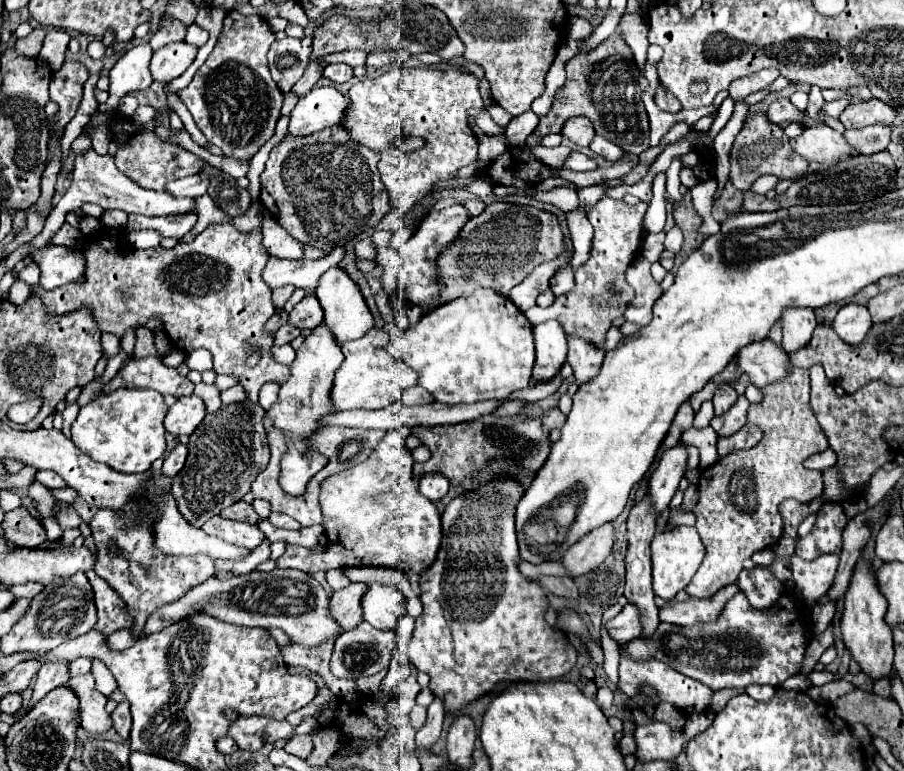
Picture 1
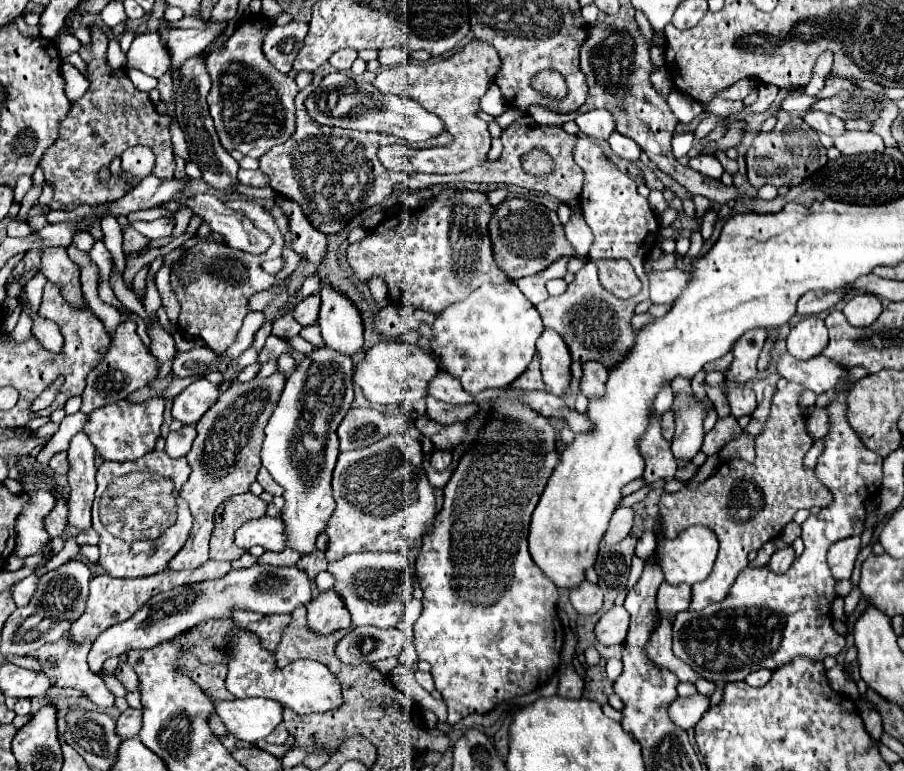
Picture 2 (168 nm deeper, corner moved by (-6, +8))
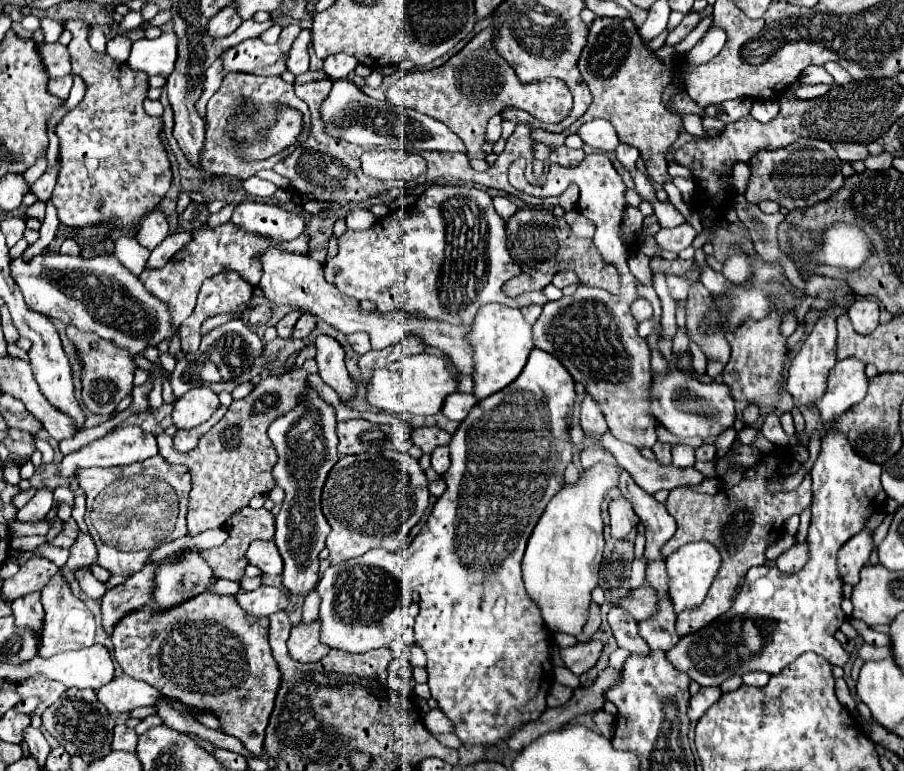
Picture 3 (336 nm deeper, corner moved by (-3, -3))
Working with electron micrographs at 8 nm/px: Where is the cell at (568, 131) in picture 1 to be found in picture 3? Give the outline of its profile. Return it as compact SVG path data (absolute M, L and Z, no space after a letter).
M593 119L589 123L583 123L577 133L583 139L583 143L601 151L615 151L619 145L613 125L605 119Z

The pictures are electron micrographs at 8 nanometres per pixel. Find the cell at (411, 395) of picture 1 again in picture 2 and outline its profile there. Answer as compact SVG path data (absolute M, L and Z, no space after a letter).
M438 372L432 378L432 384L428 384L428 396L448 402L448 404L468 404L472 402L472 396L466 394L456 378L452 378L446 372Z

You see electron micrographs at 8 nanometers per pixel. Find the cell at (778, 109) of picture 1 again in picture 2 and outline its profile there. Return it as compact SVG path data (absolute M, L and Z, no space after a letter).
M808 110L808 112L804 112L802 120L810 128L814 128L818 132L824 132L828 136L838 136L838 134L844 132L844 122L840 118L836 118L832 114L826 114L826 112L820 112L820 110Z

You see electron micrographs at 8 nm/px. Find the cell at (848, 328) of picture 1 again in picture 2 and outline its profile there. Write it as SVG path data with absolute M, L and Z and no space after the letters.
M856 294L854 298L850 298L844 306L844 316L846 320L856 326L856 328L864 328L870 326L882 312L882 304L874 294Z

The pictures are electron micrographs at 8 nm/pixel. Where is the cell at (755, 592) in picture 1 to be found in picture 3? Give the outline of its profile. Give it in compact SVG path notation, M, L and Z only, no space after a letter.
M795 543L789 551L785 551L777 559L777 567L783 573L797 573L805 567L807 561L809 561L809 545L807 543Z

